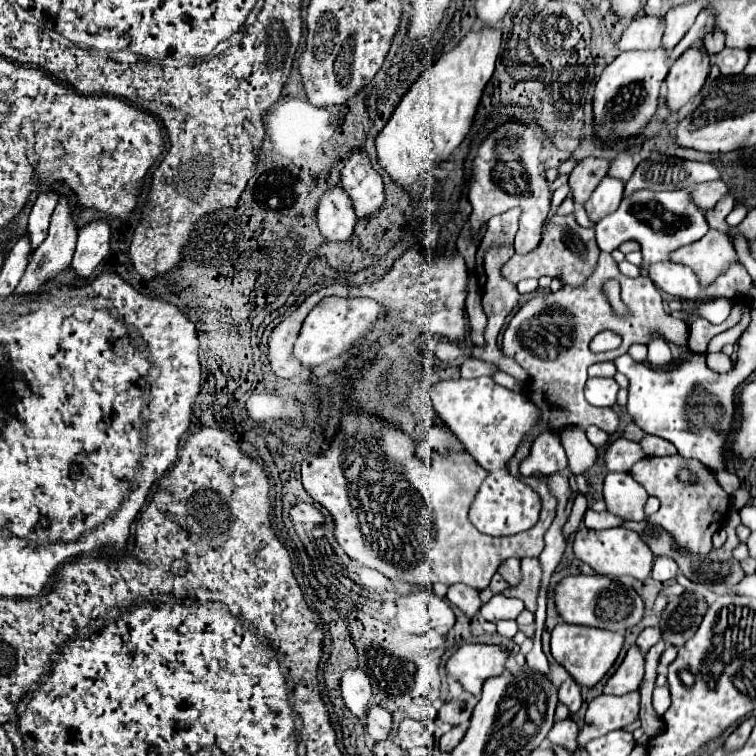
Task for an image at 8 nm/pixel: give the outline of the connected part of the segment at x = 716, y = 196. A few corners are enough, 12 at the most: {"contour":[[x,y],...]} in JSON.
{"contour":[[721,179],[693,185],[691,199],[699,209],[711,209],[725,193]]}

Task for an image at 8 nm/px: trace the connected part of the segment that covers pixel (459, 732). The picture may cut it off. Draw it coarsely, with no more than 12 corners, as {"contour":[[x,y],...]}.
{"contour":[[467,723],[453,727],[439,739],[441,751],[453,751],[465,737]]}

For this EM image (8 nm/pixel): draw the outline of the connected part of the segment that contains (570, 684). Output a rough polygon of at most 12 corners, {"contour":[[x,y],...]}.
{"contour":[[571,677],[559,687],[569,713],[581,707],[581,687]]}

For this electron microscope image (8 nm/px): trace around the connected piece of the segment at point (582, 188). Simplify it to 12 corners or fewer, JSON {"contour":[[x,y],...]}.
{"contour":[[583,159],[569,175],[571,197],[585,203],[607,175],[607,159]]}

